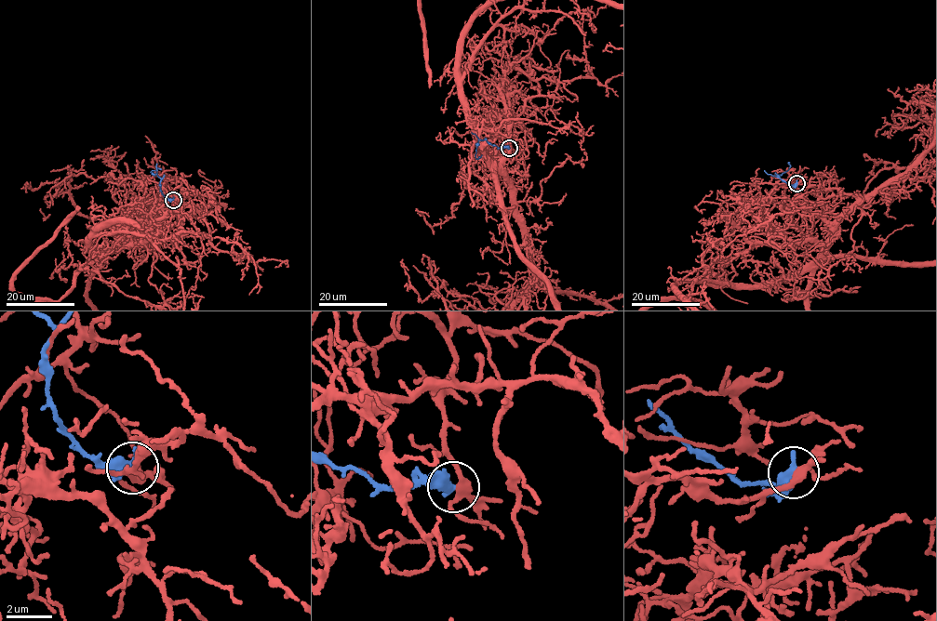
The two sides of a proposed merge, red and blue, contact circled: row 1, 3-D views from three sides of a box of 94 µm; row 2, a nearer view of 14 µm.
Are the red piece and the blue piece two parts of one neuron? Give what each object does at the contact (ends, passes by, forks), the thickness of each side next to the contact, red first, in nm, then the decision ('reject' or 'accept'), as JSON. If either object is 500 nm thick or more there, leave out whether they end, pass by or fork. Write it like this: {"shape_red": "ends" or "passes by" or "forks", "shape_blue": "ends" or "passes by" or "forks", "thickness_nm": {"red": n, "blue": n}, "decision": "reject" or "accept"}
{"thickness_nm": {"red": 280, "blue": 550}, "decision": "reject"}

